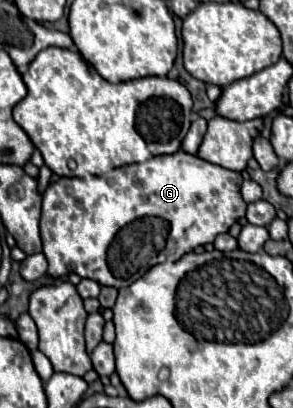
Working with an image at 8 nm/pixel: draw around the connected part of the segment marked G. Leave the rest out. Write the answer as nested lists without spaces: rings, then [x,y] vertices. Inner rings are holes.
[[[183,150],[175,152],[175,154],[163,154],[159,158],[149,158],[147,162],[143,164],[127,164],[127,166],[119,166],[119,168],[113,168],[109,170],[107,174],[99,176],[99,178],[59,178],[57,182],[51,182],[43,194],[43,212],[41,212],[41,242],[43,242],[43,254],[47,258],[47,274],[51,278],[61,278],[61,276],[67,276],[71,272],[79,274],[81,278],[89,278],[89,280],[95,280],[99,282],[101,286],[113,286],[113,288],[123,288],[123,286],[129,286],[131,282],[139,280],[151,266],[155,264],[161,264],[161,262],[167,262],[167,260],[179,260],[183,254],[189,254],[193,252],[197,246],[203,246],[203,244],[209,244],[213,242],[219,234],[223,232],[229,232],[229,228],[245,216],[245,200],[241,198],[241,174],[239,172],[233,172],[233,170],[227,170],[223,166],[215,166],[211,162],[203,162],[203,158],[199,156],[191,156]],[[157,220],[163,220],[167,224],[167,236],[165,240],[161,242],[161,224]]]

